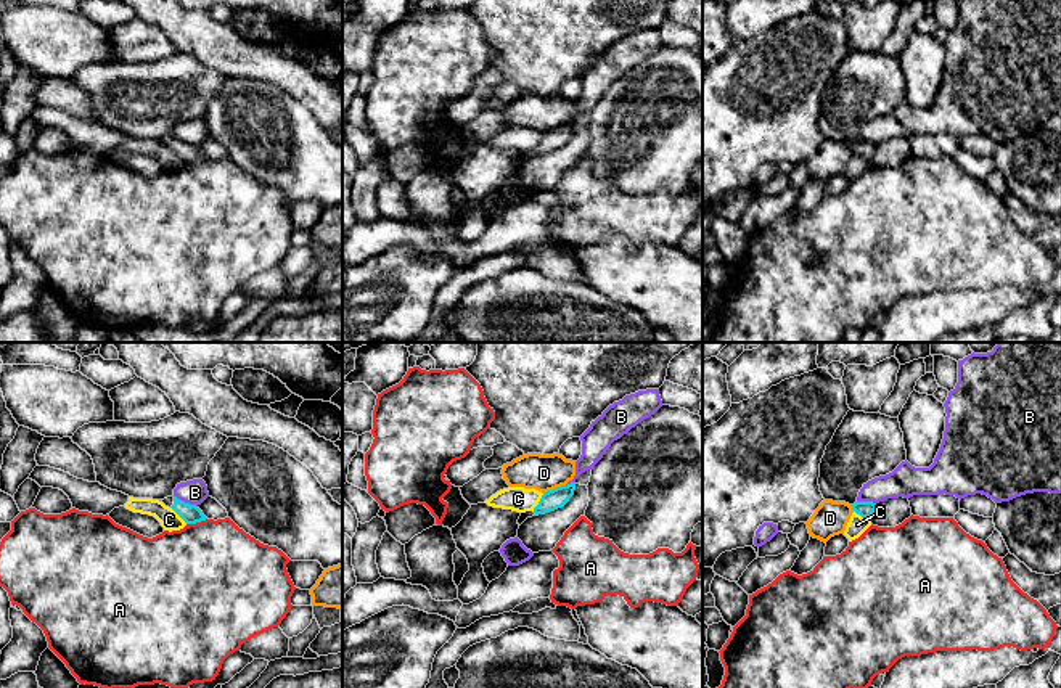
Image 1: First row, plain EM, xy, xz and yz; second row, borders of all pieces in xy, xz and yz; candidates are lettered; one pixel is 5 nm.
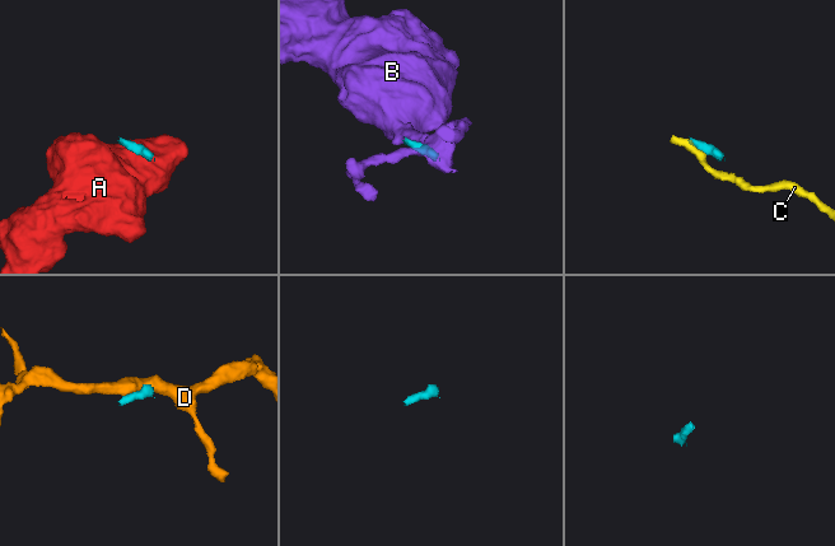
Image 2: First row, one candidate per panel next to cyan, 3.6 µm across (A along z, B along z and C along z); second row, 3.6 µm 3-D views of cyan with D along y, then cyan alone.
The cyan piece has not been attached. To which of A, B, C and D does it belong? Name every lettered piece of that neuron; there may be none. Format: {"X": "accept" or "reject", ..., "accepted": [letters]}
{"A": "reject", "B": "reject", "C": "reject", "D": "reject", "accepted": []}

